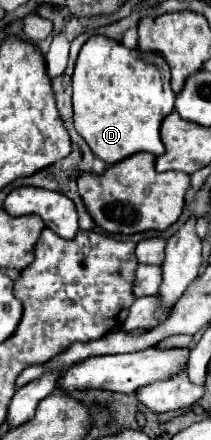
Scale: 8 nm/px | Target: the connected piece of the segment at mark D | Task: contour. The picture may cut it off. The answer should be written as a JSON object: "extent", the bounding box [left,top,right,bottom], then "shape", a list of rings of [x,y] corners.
{"extent":[72,35,174,165],"shape":[[[94,35],[80,49],[72,87],[74,127],[106,165],[140,151],[164,153],[160,123],[174,109],[174,91],[170,89],[170,67],[162,55],[156,51],[140,51],[138,47],[128,49],[120,41]]]}

